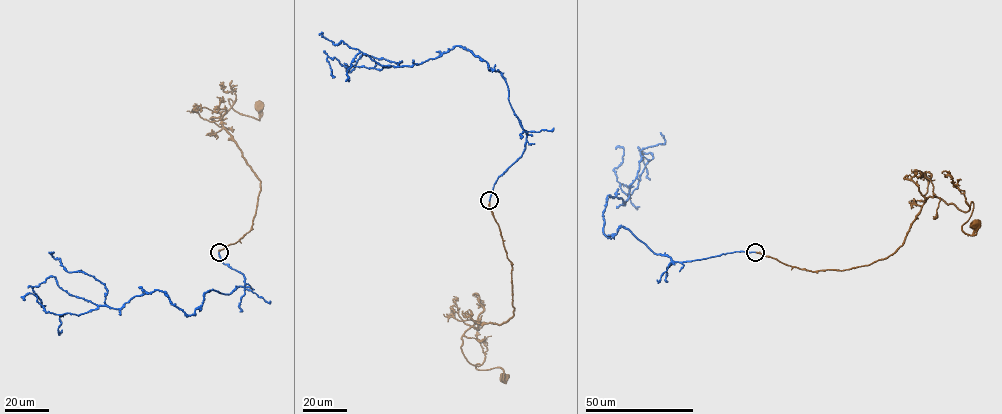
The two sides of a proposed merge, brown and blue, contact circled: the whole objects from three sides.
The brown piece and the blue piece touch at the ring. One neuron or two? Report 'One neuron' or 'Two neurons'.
One neuron

